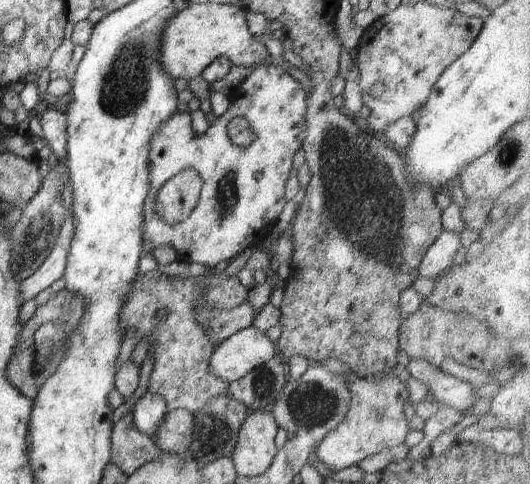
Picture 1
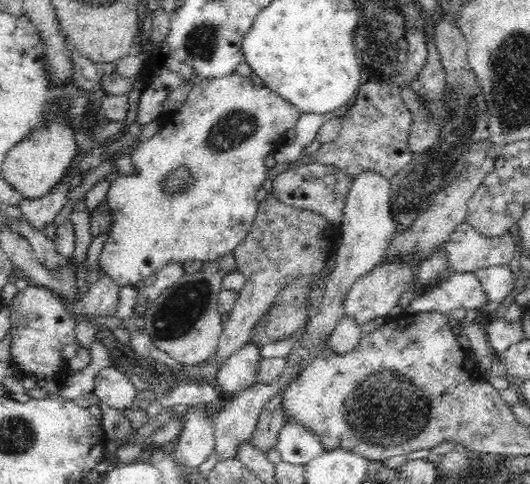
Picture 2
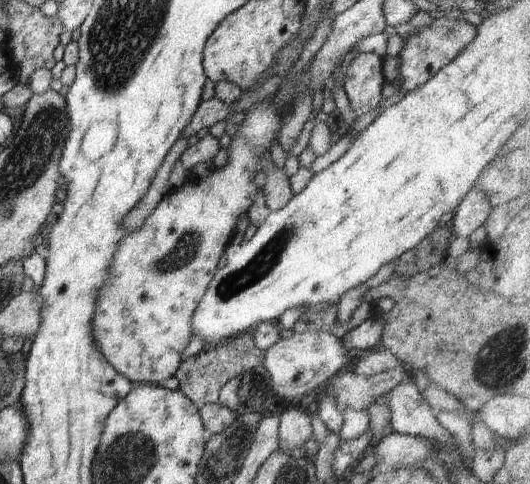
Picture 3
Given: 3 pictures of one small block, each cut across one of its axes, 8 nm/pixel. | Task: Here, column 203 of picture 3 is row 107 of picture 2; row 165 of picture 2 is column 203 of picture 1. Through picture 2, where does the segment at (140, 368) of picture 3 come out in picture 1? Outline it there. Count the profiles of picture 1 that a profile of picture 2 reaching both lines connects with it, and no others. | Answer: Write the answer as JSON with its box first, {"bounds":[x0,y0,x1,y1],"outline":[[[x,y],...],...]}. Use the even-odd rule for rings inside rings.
{"bounds":[142,65,307,269],"outline":[[[274,65],[256,67],[250,76],[234,90],[239,96],[231,102],[228,110],[210,124],[204,134],[196,134],[190,121],[190,113],[172,114],[152,136],[148,162],[150,162],[150,190],[144,200],[144,224],[142,224],[142,256],[152,253],[159,245],[167,245],[170,250],[178,254],[178,260],[196,262],[208,265],[214,269],[217,264],[229,260],[246,250],[246,248],[262,245],[266,236],[269,236],[276,224],[276,220],[284,208],[285,184],[291,177],[292,158],[294,153],[303,145],[306,134],[307,104],[302,85],[292,78],[284,69]],[[234,118],[244,118],[250,124],[252,141],[246,148],[237,146],[230,141],[227,126]],[[186,168],[194,168],[202,178],[200,198],[184,222],[173,225],[166,224],[157,212],[154,212],[154,202],[158,190],[167,180]]]}

